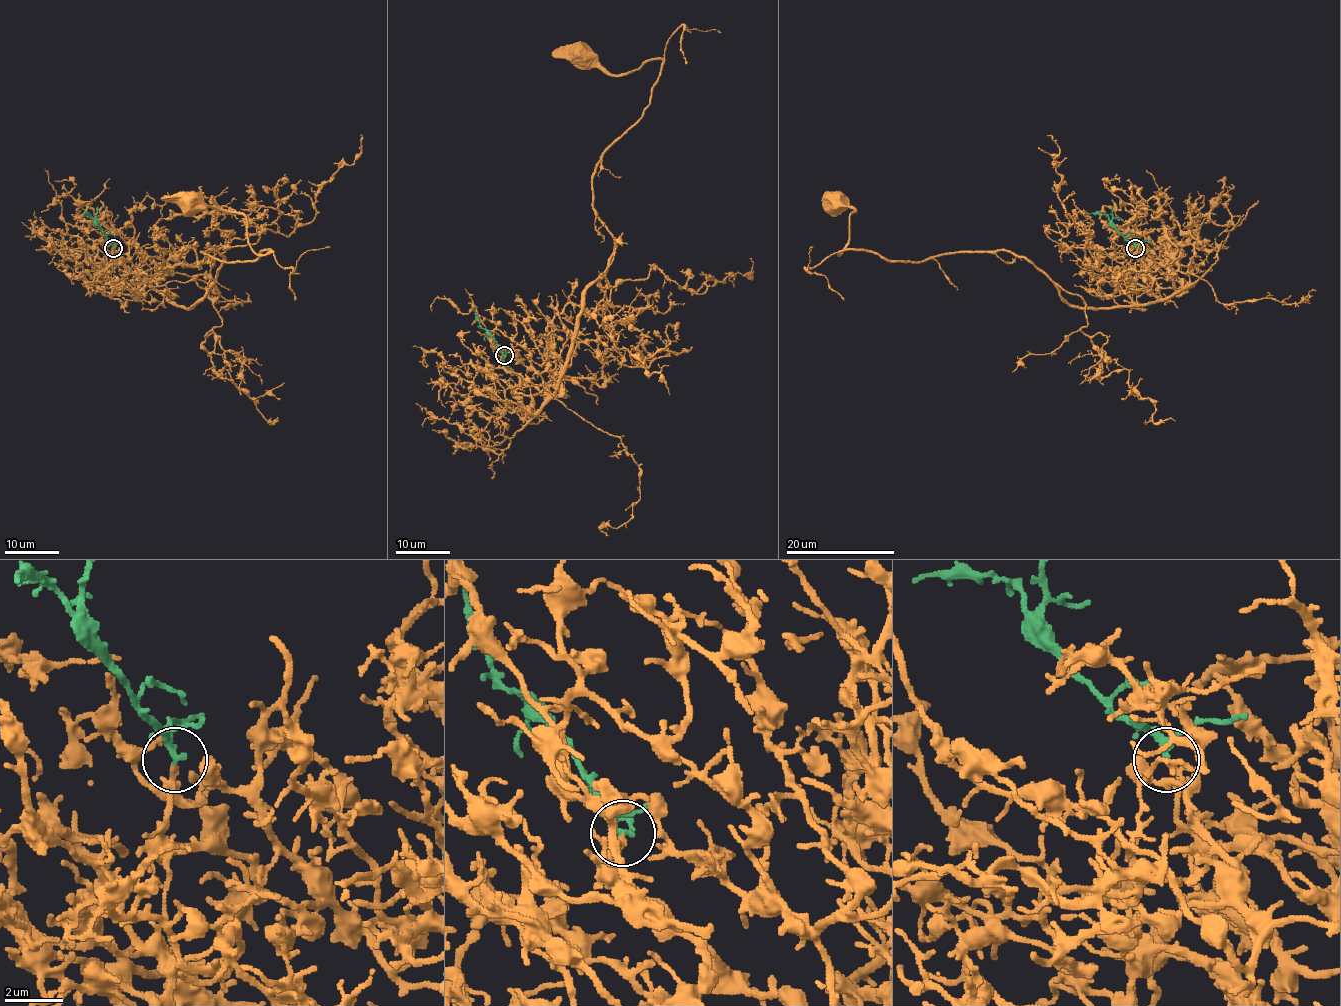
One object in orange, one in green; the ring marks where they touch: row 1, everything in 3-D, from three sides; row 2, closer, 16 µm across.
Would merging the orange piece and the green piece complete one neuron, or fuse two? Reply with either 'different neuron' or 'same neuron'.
same neuron

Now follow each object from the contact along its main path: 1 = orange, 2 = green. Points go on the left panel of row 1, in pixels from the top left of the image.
1: (113, 248), (140, 294), (184, 308), (223, 258), (201, 252), (271, 251), (257, 254), (242, 214), (189, 202)
2: (113, 248), (90, 214), (83, 214)

